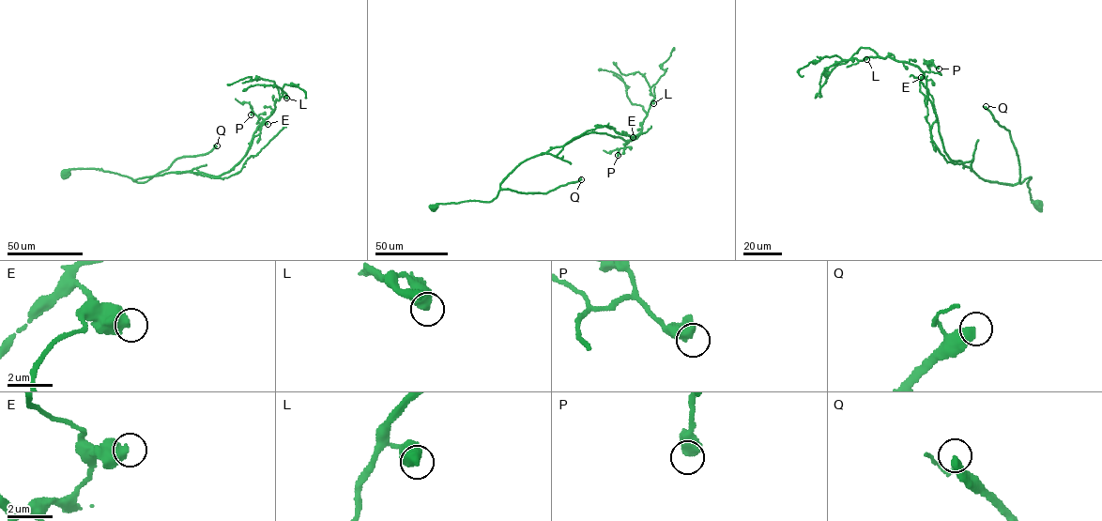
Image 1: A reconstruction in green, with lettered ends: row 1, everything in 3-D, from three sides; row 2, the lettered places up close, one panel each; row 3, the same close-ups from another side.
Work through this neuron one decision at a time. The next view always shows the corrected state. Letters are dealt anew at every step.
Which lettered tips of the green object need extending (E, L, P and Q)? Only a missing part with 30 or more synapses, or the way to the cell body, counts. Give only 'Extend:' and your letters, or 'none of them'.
Extend: Q

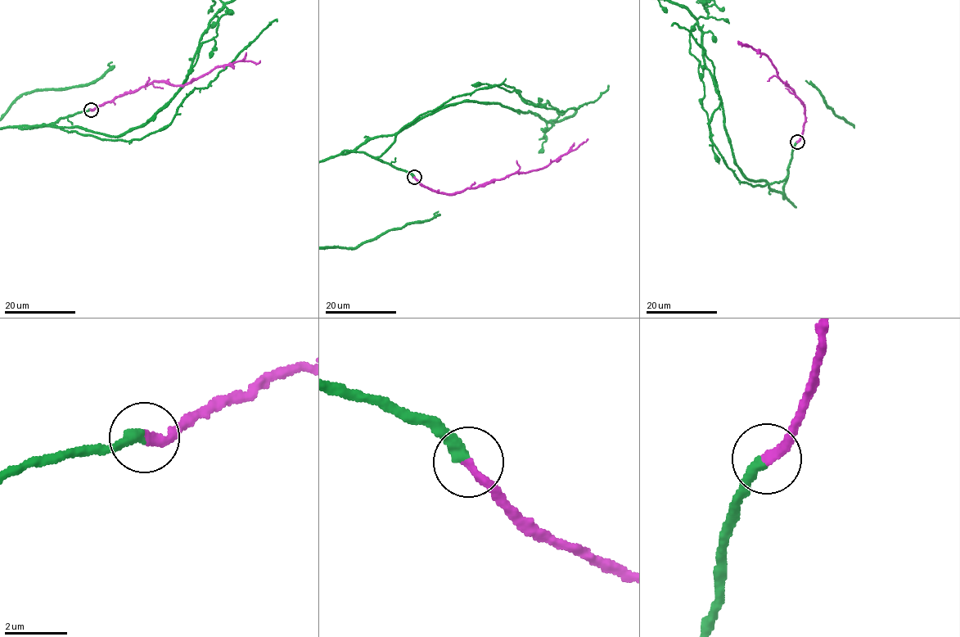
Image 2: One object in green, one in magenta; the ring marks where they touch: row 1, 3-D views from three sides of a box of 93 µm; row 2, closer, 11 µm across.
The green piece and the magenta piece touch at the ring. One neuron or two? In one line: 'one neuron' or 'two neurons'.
one neuron

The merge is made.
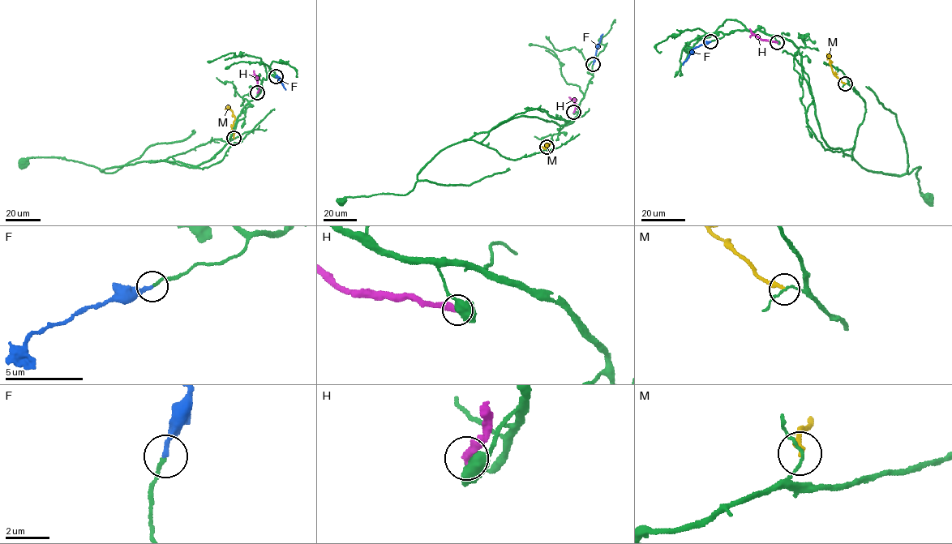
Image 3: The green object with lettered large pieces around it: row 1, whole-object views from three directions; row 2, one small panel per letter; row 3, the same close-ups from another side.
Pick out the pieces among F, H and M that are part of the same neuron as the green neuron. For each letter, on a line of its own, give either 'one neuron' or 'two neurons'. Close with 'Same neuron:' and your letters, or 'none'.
F: one neuron
H: two neurons
M: two neurons
Same neuron: F

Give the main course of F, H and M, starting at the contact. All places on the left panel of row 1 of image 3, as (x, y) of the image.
F: (275, 76), (280, 78), (285, 89)
H: (257, 92), (257, 78), (255, 74), (250, 76)
M: (233, 138), (231, 127), (235, 117), (230, 109), (225, 109)

